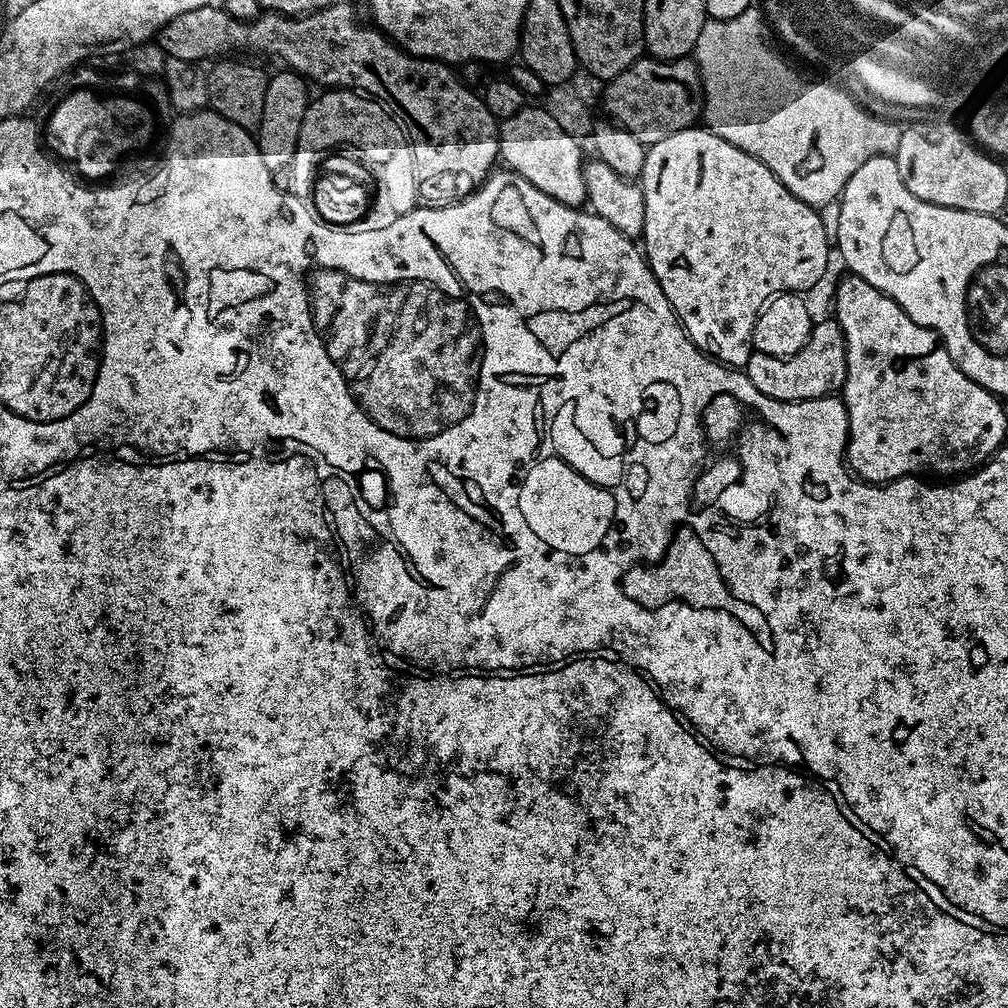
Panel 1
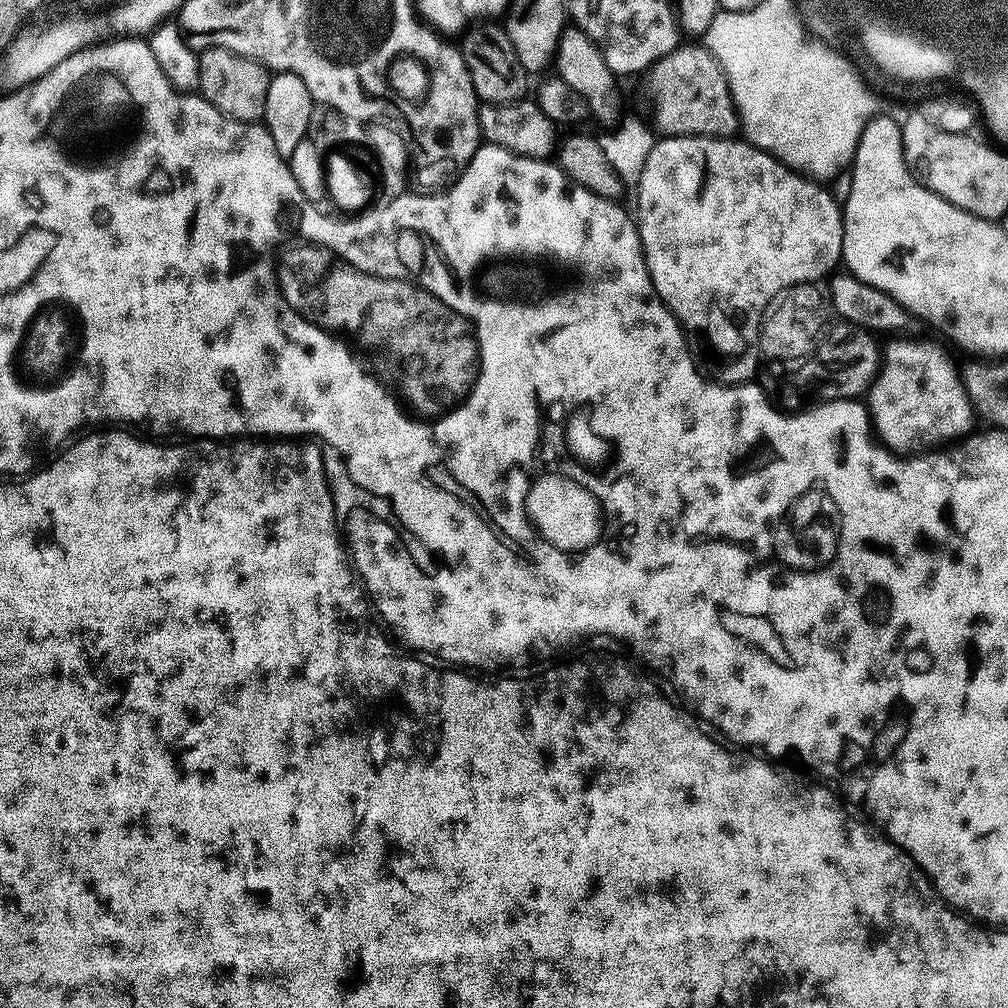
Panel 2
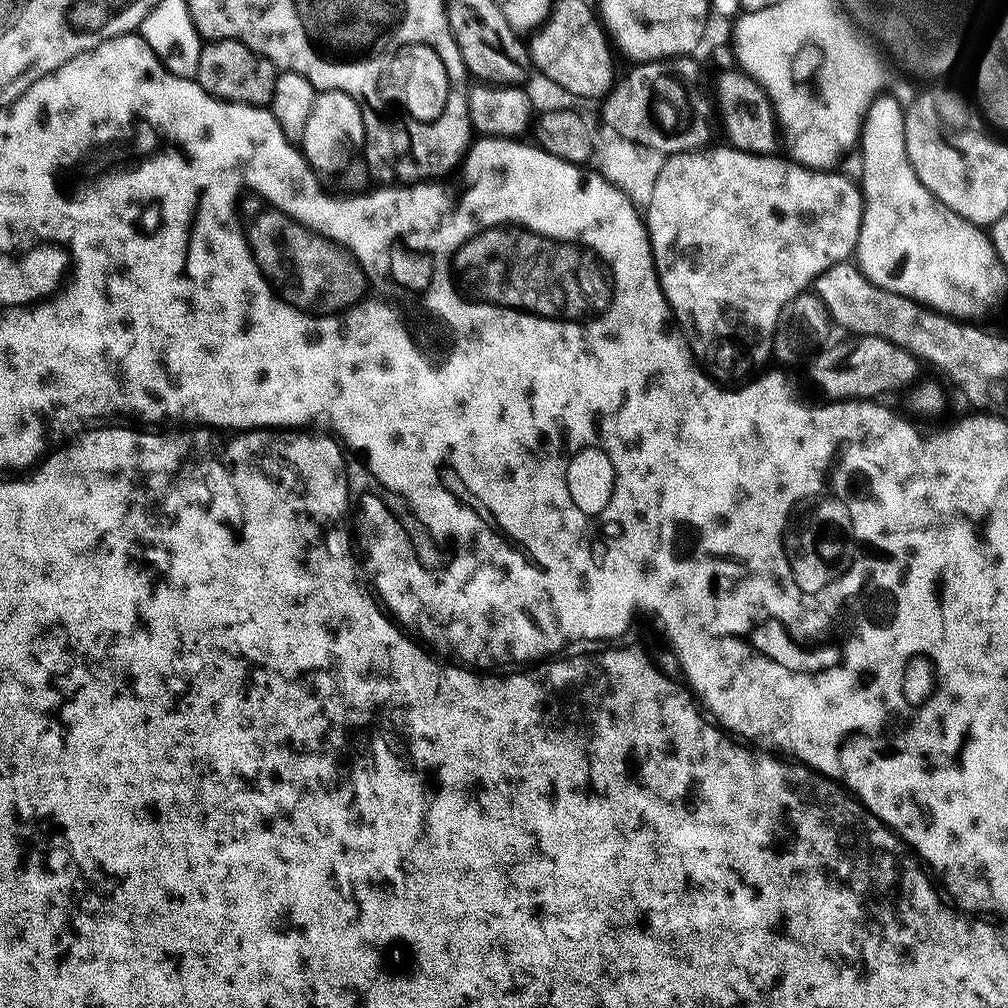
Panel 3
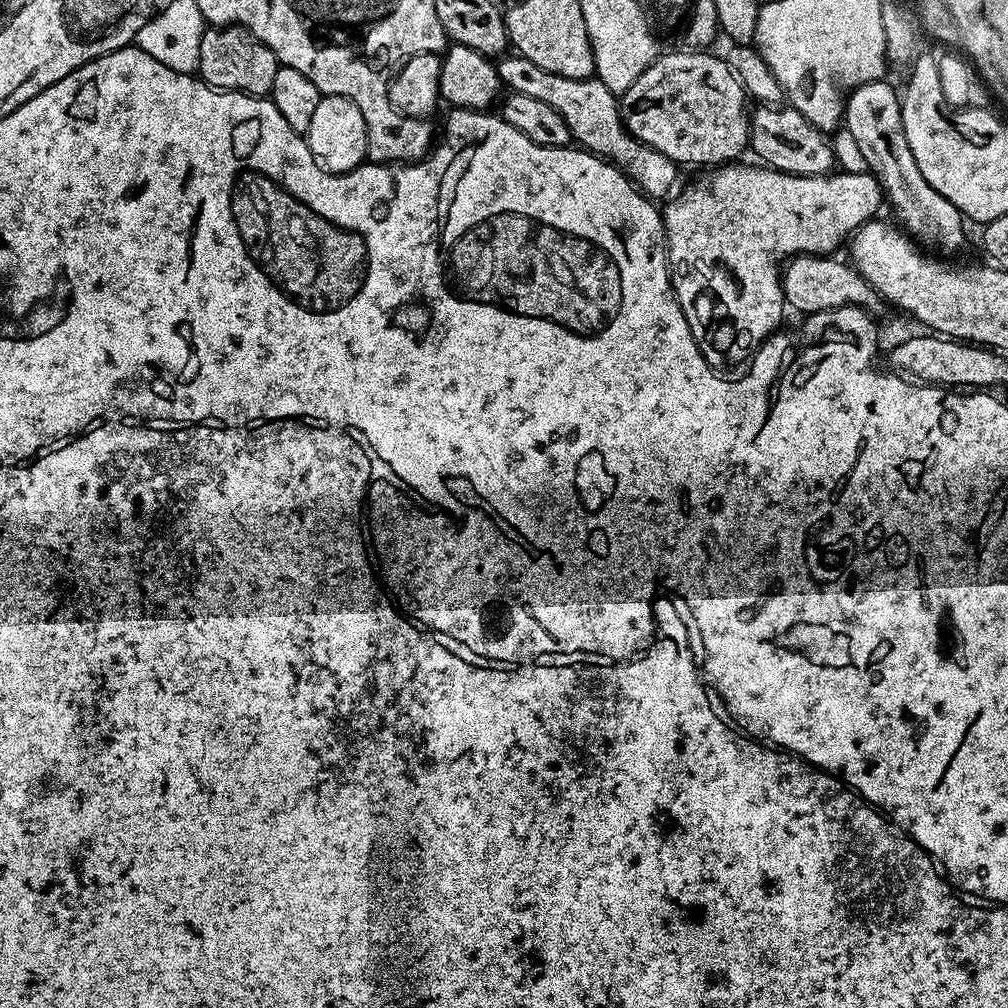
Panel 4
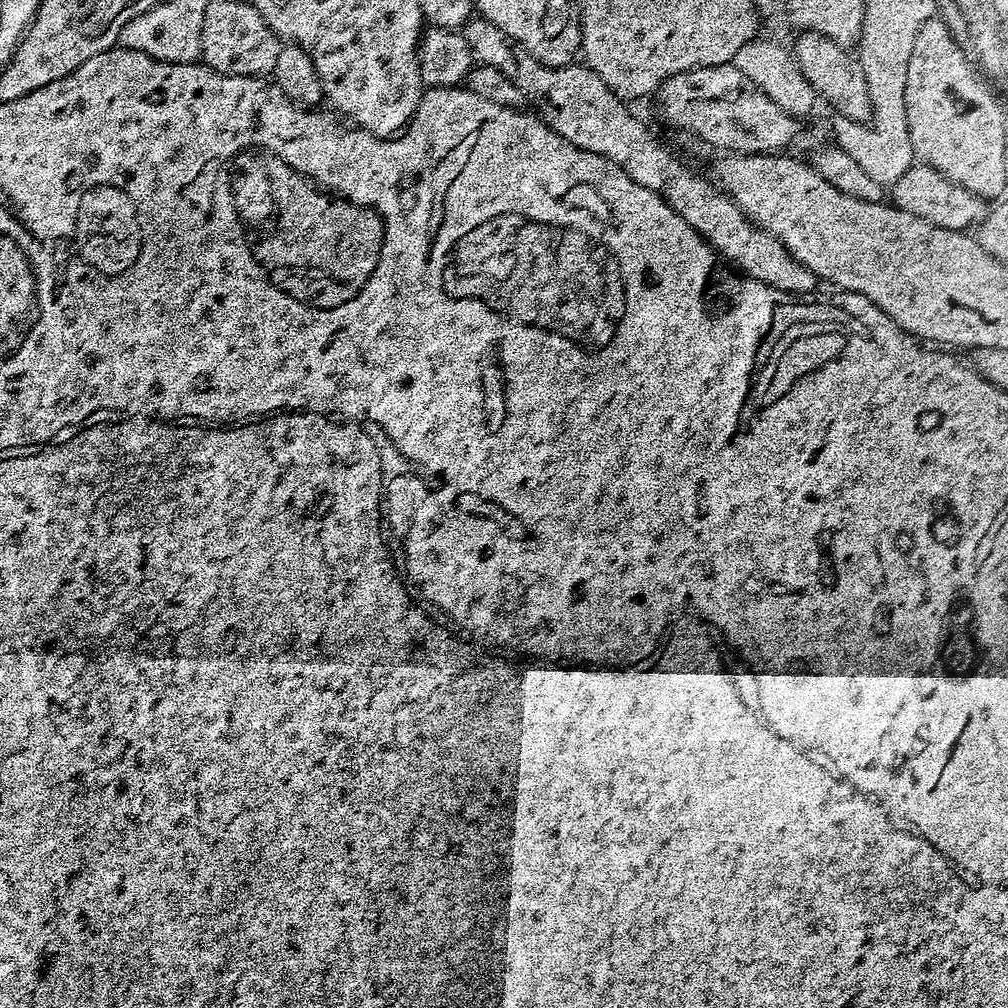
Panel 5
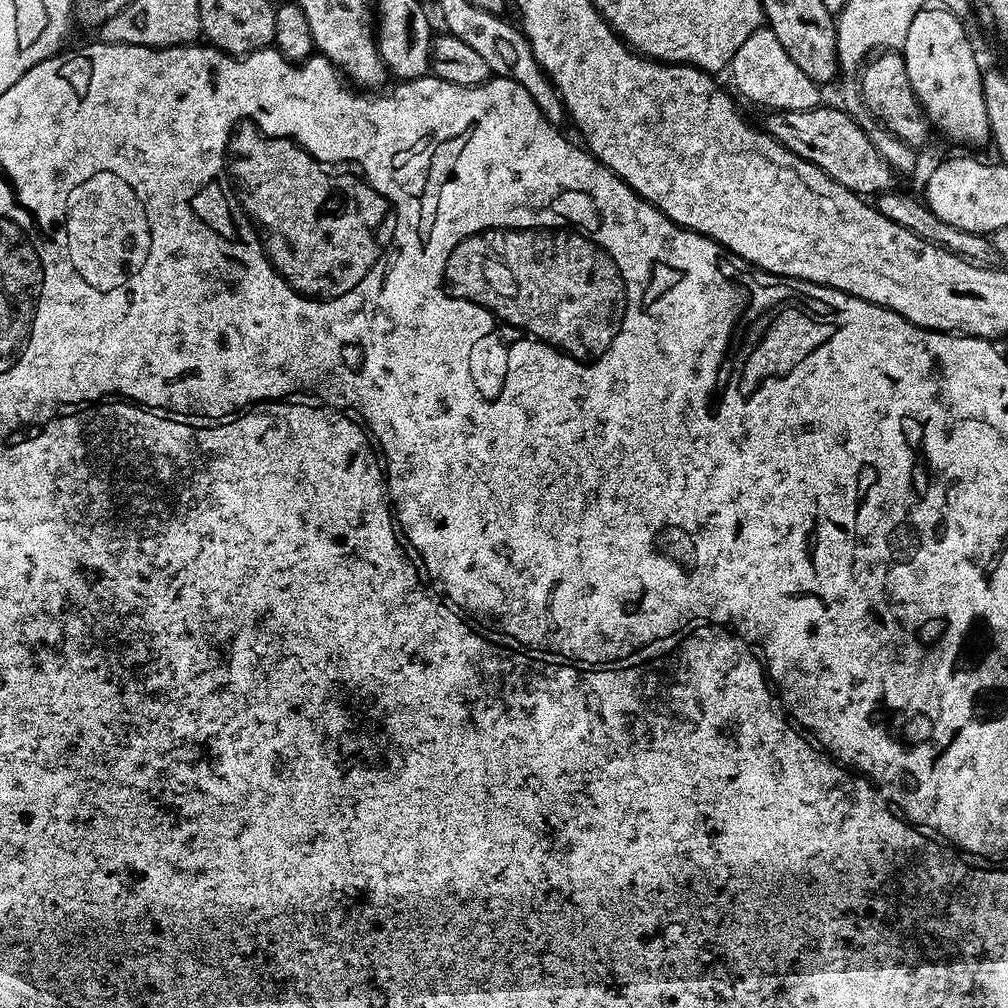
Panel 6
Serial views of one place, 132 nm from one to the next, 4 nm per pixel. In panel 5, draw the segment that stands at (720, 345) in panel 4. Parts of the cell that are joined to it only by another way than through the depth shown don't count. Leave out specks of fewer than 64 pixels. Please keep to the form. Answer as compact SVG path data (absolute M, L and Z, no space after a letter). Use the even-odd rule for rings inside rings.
M919 162L913 163L912 168L898 178L898 182L890 185L890 200L895 207L906 210L906 214L914 214L914 218L930 222L930 226L942 226L955 232L975 229L990 211L989 201L985 197L950 182L950 178L929 164Z

